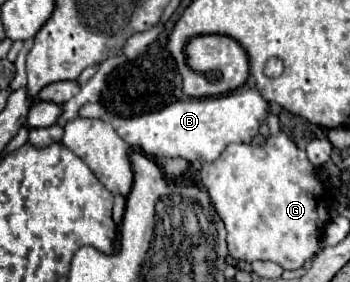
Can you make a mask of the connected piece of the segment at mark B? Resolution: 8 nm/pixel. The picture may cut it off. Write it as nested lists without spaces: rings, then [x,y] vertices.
[[[256,89],[232,91],[220,97],[176,101],[164,109],[140,117],[114,117],[112,127],[132,147],[154,161],[182,157],[188,161],[210,163],[220,157],[230,143],[250,143],[260,123],[268,115],[268,103]]]

